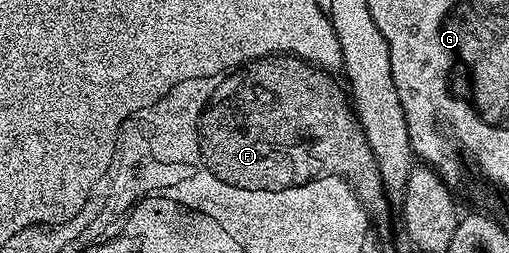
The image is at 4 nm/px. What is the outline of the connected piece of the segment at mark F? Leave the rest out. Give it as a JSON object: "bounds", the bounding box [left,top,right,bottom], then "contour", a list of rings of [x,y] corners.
{"bounds":[200,55,390,217],"contour":[[[270,55],[268,57],[258,57],[255,61],[250,61],[247,65],[242,65],[240,69],[234,69],[228,75],[220,78],[217,83],[217,90],[211,94],[209,97],[209,103],[206,105],[205,110],[201,112],[200,122],[205,126],[205,129],[202,130],[204,134],[204,149],[205,149],[205,157],[208,158],[209,165],[212,166],[214,173],[220,174],[220,177],[223,177],[225,181],[232,181],[234,185],[243,185],[243,186],[262,186],[268,187],[269,189],[279,189],[279,187],[285,187],[285,185],[291,185],[291,183],[299,183],[299,181],[305,181],[305,179],[309,179],[309,177],[315,177],[317,172],[321,170],[323,167],[325,169],[330,169],[332,171],[336,170],[344,170],[345,173],[349,175],[349,177],[353,177],[353,179],[357,182],[357,188],[361,190],[362,195],[364,196],[365,201],[368,201],[369,209],[373,210],[373,213],[377,214],[379,217],[383,217],[385,213],[385,207],[390,204],[390,200],[385,195],[385,187],[381,182],[381,175],[379,171],[379,167],[375,161],[375,155],[371,153],[371,147],[367,145],[367,139],[363,135],[363,131],[361,130],[361,122],[358,121],[356,112],[351,104],[350,98],[347,96],[346,90],[343,88],[341,90],[341,85],[336,81],[334,74],[332,72],[326,71],[316,65],[311,65],[309,62],[304,61],[302,57],[294,57],[292,55]]]}

